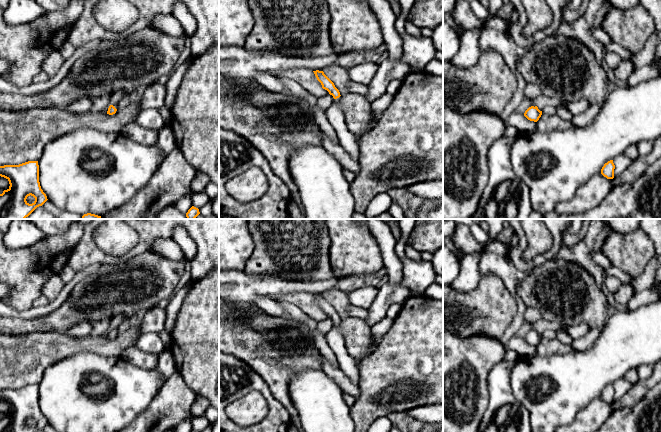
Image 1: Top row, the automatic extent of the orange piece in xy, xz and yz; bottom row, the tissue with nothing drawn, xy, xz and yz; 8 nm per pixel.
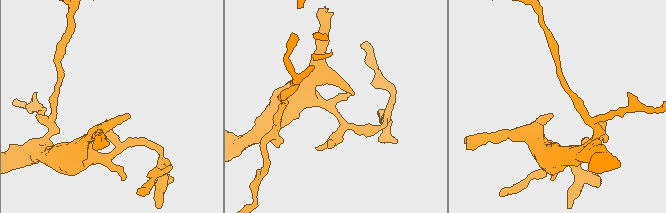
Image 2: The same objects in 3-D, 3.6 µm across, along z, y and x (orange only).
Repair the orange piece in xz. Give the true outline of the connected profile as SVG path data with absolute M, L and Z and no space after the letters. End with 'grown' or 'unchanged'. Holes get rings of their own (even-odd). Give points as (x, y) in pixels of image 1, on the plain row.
M316 294L313 296L317 304L321 307L322 312L327 314L334 322L334 327L325 336L327 343L335 353L340 369L354 384L358 385L360 381L360 370L355 362L355 358L349 355L344 345L344 339L339 329L341 320L339 314L323 295Z; grown

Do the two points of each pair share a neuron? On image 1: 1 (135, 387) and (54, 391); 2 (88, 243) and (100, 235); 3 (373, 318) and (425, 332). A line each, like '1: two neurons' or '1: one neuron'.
1: one neuron
2: two neurons
3: two neurons

